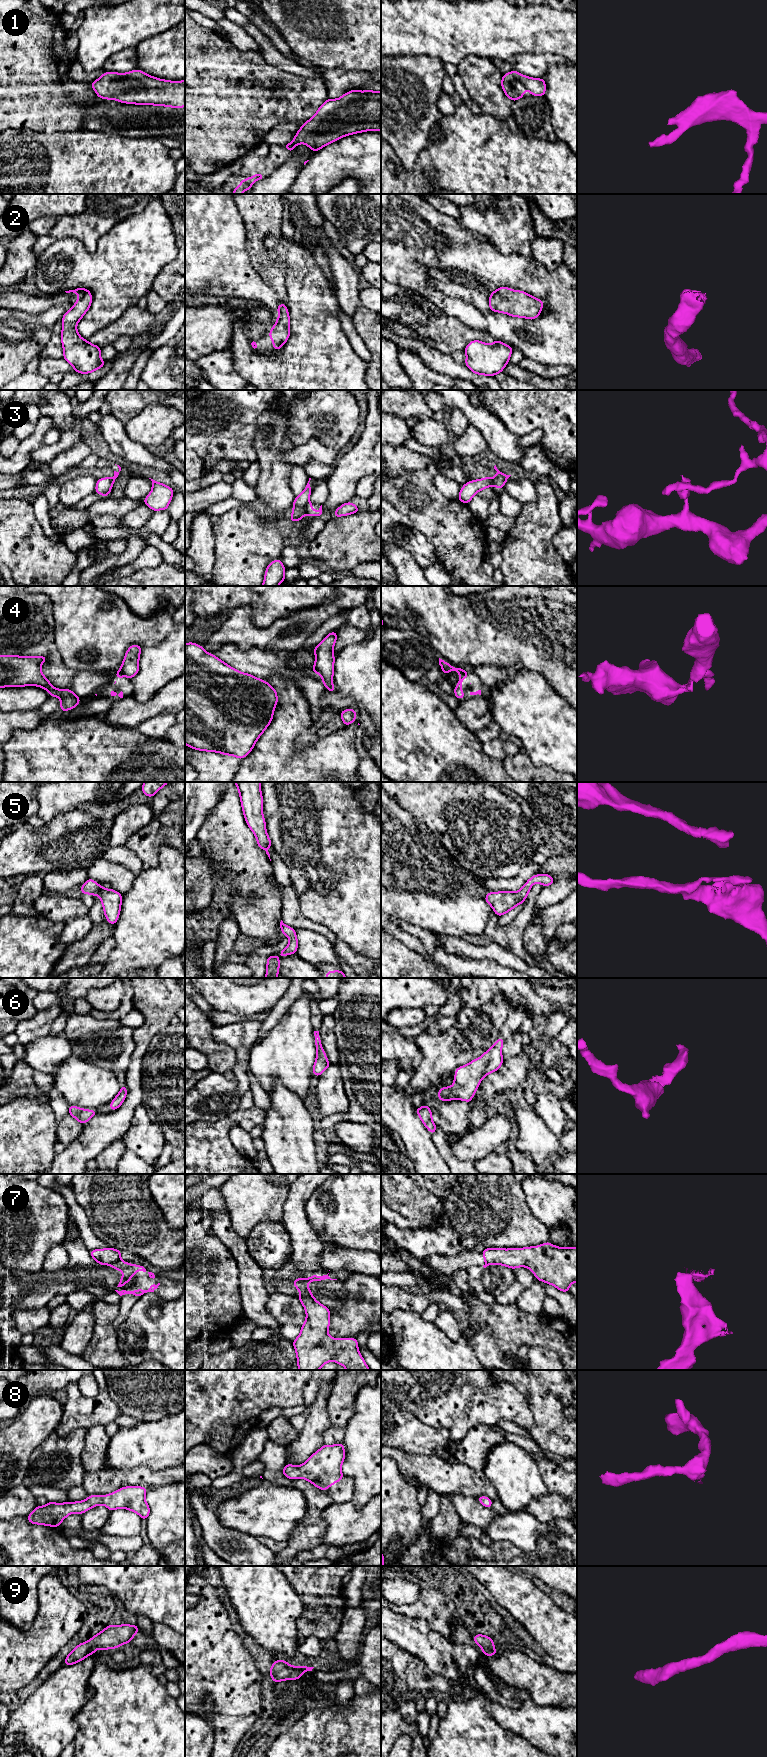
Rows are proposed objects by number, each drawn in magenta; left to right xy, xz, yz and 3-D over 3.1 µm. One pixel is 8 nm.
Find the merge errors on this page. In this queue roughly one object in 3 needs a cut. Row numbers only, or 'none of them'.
3, 4, 7

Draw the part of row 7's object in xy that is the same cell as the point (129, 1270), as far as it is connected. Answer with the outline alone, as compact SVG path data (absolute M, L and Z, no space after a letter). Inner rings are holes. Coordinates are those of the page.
M122 1260L118 1261L117 1263L111 1265L112 1268L118 1269L124 1275L120 1278L120 1282L117 1287L124 1286L130 1279L135 1275L137 1271L146 1272L146 1269L141 1265L130 1264L124 1262Z

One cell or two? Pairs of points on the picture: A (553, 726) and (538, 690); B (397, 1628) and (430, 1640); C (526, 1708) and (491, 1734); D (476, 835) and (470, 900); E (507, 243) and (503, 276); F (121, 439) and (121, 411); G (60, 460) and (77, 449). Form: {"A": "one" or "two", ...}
{"A": "one", "B": "one", "C": "two", "D": "two", "E": "two", "F": "two", "G": "one"}

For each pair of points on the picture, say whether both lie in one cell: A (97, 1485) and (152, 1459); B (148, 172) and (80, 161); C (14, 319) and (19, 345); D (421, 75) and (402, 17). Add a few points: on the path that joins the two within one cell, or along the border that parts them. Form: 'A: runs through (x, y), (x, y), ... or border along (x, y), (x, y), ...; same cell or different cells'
A: border along (108, 1467), (155, 1469); different cells
B: runs through (131, 170), (97, 168); same cell
C: runs through (14, 325), (14, 339); same cell
D: border along (391, 56), (429, 55), (438, 59); different cells

